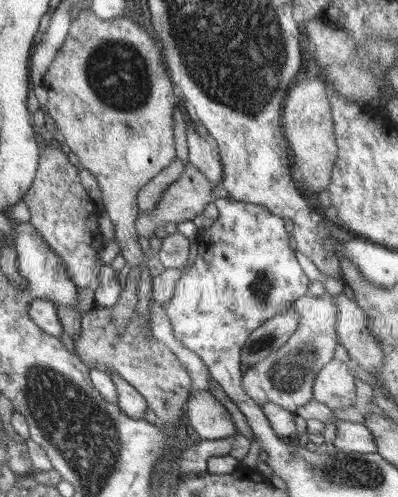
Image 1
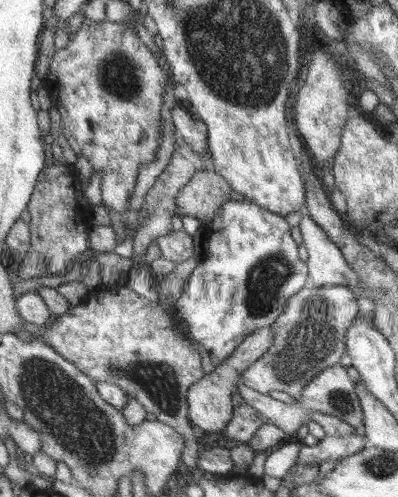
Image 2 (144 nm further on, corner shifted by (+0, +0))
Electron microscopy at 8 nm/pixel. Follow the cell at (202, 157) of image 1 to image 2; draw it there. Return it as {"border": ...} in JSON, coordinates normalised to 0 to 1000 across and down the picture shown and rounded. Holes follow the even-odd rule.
{"border":[[[450,209],[450,213],[430,213],[425,233],[435,241],[445,282],[465,282],[485,306],[510,310],[515,298],[520,298],[520,290],[515,290],[520,278],[490,258],[490,233],[485,233],[485,225],[465,209]]]}

